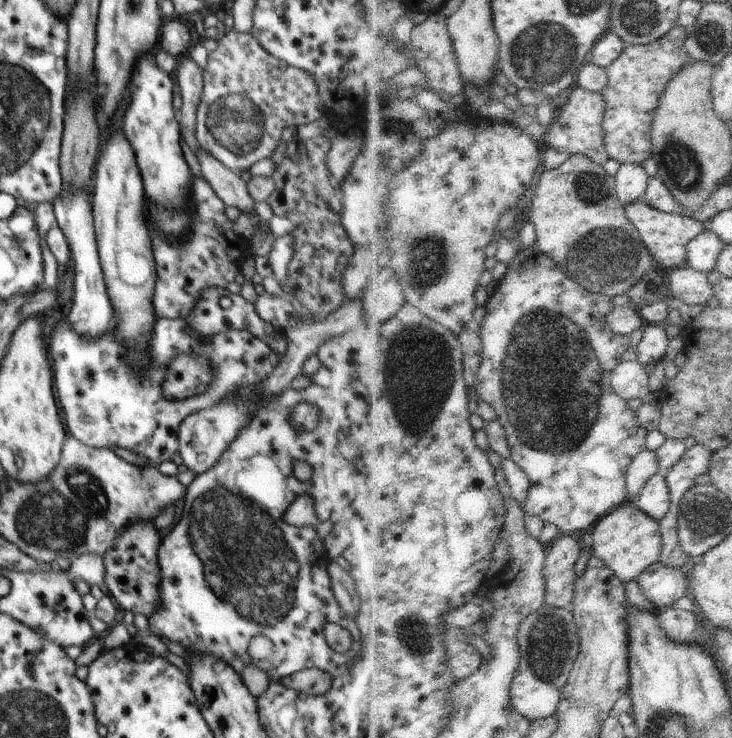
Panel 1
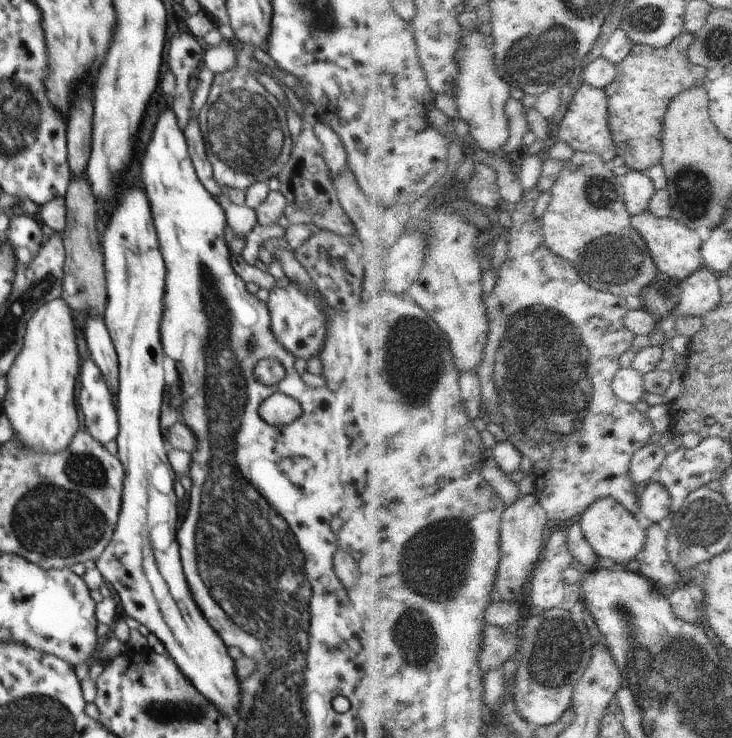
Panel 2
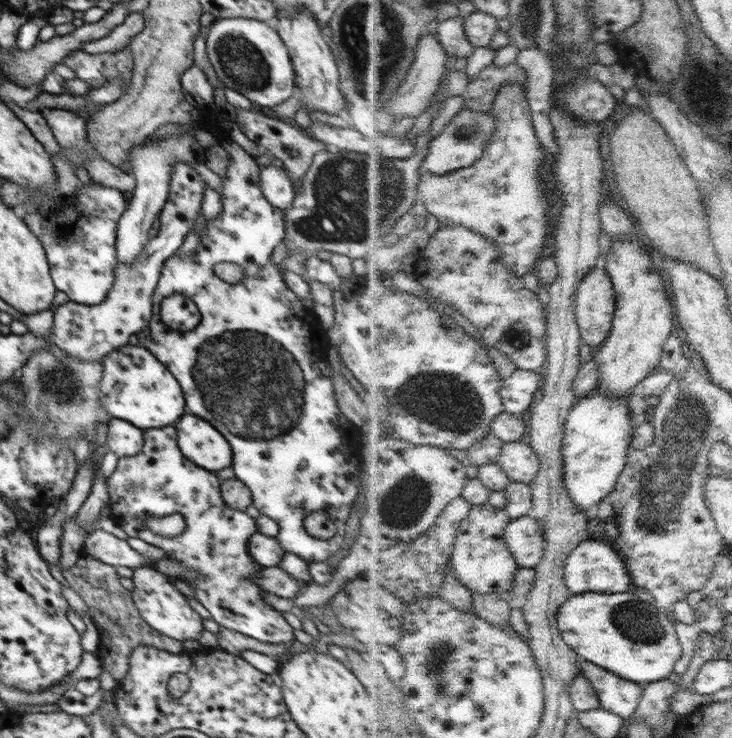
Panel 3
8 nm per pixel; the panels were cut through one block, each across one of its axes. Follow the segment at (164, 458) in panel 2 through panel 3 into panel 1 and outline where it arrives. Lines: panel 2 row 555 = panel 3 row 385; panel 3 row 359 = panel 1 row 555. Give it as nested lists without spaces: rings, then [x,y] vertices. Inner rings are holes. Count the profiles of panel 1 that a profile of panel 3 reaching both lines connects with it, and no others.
[[[132,522],[115,543],[103,554],[105,566],[105,584],[108,593],[117,599],[117,603],[125,611],[132,614],[144,614],[150,618],[158,604],[158,584],[160,584],[160,568],[158,568],[158,548],[160,548],[159,534],[154,528],[154,522]]]

